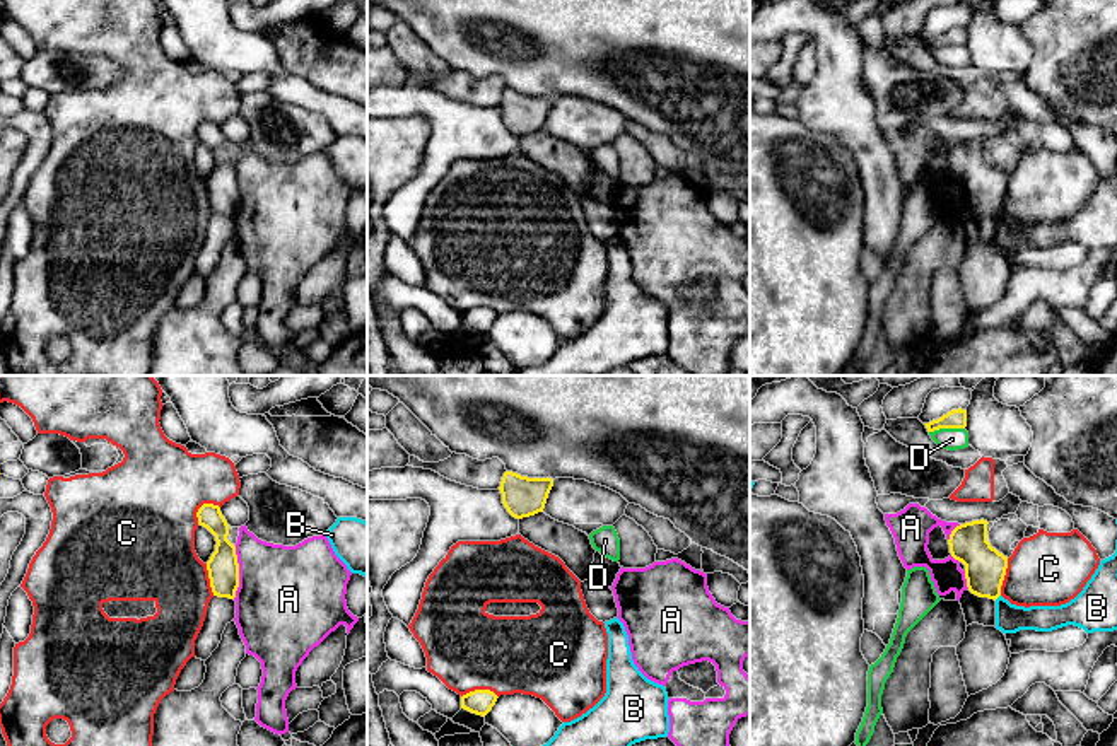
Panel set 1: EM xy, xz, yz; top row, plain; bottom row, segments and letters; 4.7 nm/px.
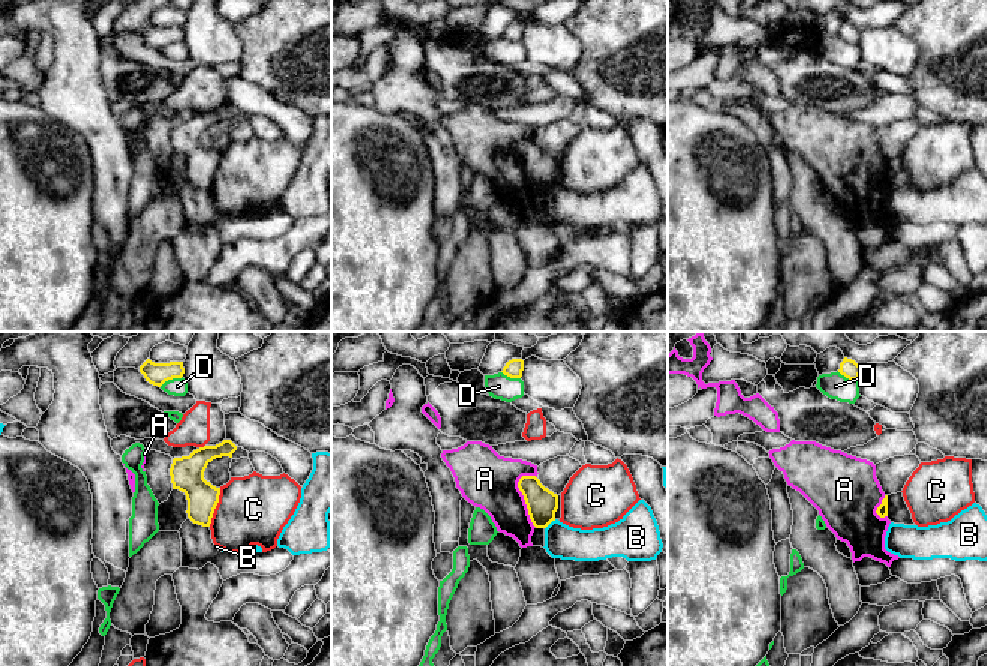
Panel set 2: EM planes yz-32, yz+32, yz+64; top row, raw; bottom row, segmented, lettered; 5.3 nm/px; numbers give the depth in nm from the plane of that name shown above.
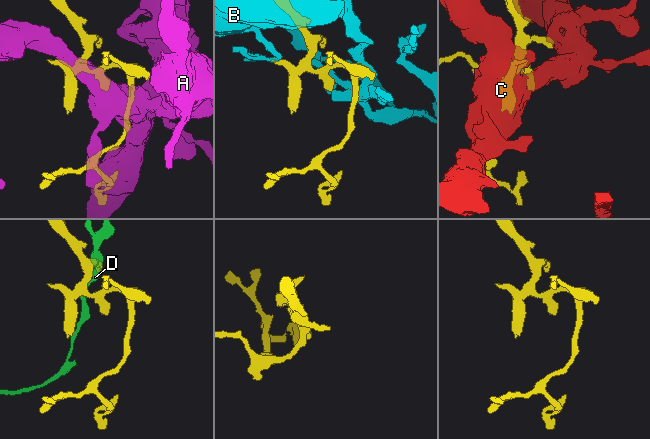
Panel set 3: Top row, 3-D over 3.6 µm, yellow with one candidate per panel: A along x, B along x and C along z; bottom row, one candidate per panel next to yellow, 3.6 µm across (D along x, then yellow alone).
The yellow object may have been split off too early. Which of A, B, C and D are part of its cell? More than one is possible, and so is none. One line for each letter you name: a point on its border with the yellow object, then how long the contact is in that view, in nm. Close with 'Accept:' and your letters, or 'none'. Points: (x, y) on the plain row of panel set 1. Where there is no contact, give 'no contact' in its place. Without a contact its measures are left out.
Accept: none

